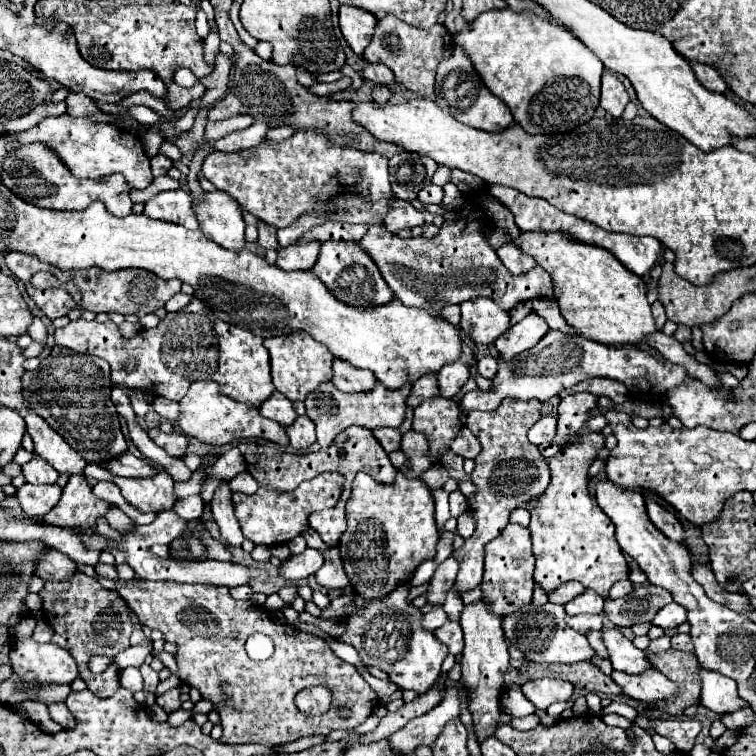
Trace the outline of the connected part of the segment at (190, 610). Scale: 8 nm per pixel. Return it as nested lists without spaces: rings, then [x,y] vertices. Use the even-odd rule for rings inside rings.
[[[129,581],[117,591],[137,613],[141,625],[159,629],[165,641],[177,645],[175,659],[181,681],[199,689],[201,697],[211,701],[215,705],[213,709],[221,715],[221,743],[261,743],[275,747],[305,735],[329,735],[335,729],[361,725],[377,707],[377,693],[351,663],[345,663],[331,651],[325,639],[303,633],[289,623],[275,623],[269,611],[263,611],[251,601],[233,599],[227,587]],[[233,629],[237,631],[235,637],[231,637]],[[257,631],[269,635],[275,643],[275,653],[267,661],[251,661],[245,655],[245,641]],[[313,685],[329,687],[333,695],[331,709],[319,717],[303,715],[295,705],[295,695]],[[339,707],[349,707],[351,717],[341,719]]]

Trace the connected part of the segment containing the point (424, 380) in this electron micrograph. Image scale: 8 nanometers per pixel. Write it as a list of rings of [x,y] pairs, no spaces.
[[[425,375],[425,377],[421,377],[421,379],[411,387],[411,393],[409,393],[409,397],[407,397],[407,405],[415,409],[415,407],[421,405],[425,399],[437,397],[437,395],[439,395],[437,377],[435,377],[435,375]]]

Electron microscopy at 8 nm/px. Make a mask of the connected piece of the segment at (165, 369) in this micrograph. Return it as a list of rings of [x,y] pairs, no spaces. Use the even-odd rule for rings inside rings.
[[[193,299],[185,309],[181,309],[177,313],[167,313],[167,317],[155,329],[139,331],[131,339],[123,339],[113,321],[99,323],[97,319],[93,319],[93,321],[77,319],[77,321],[71,321],[67,327],[55,331],[55,345],[65,347],[75,353],[87,353],[87,355],[97,355],[97,357],[105,359],[111,365],[111,381],[119,387],[143,389],[153,395],[167,397],[171,401],[181,401],[185,397],[189,385],[199,379],[215,381],[223,395],[227,395],[235,401],[249,403],[253,407],[259,407],[275,391],[275,387],[271,383],[271,371],[269,371],[269,353],[263,347],[263,339],[241,327],[229,325],[225,321],[217,321],[217,319],[209,321],[207,307],[199,299]],[[129,359],[135,359],[133,373],[125,371],[125,365]]]

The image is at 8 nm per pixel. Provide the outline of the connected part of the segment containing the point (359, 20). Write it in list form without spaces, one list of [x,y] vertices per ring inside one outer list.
[[[341,5],[339,25],[341,25],[341,33],[343,33],[345,41],[349,43],[349,47],[355,51],[355,55],[361,57],[365,47],[371,43],[371,37],[373,37],[375,25],[377,25],[377,17],[359,7]]]

